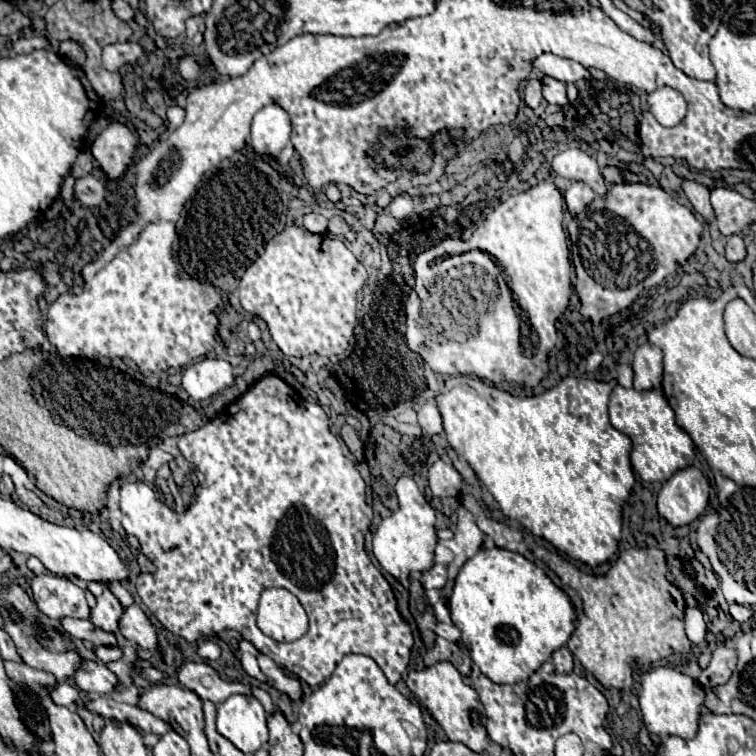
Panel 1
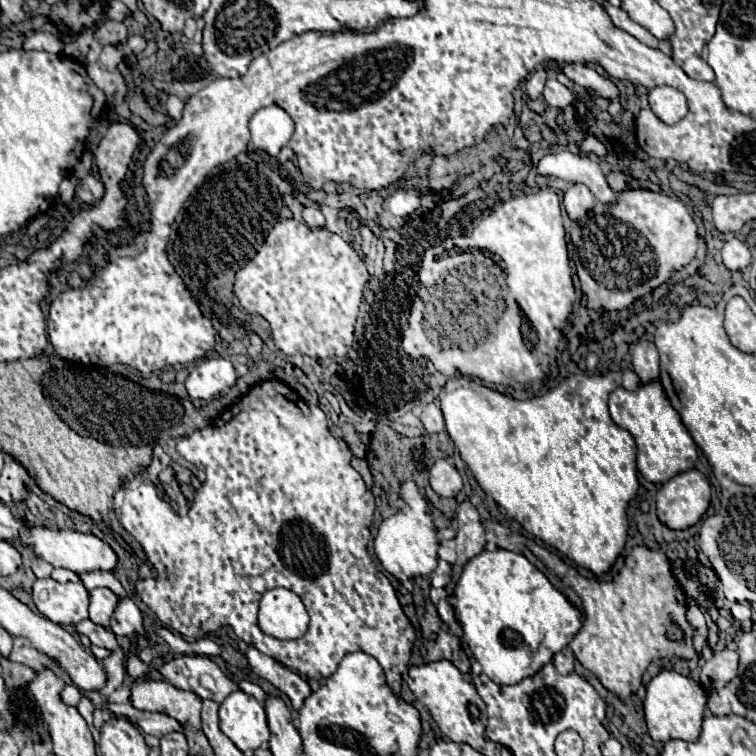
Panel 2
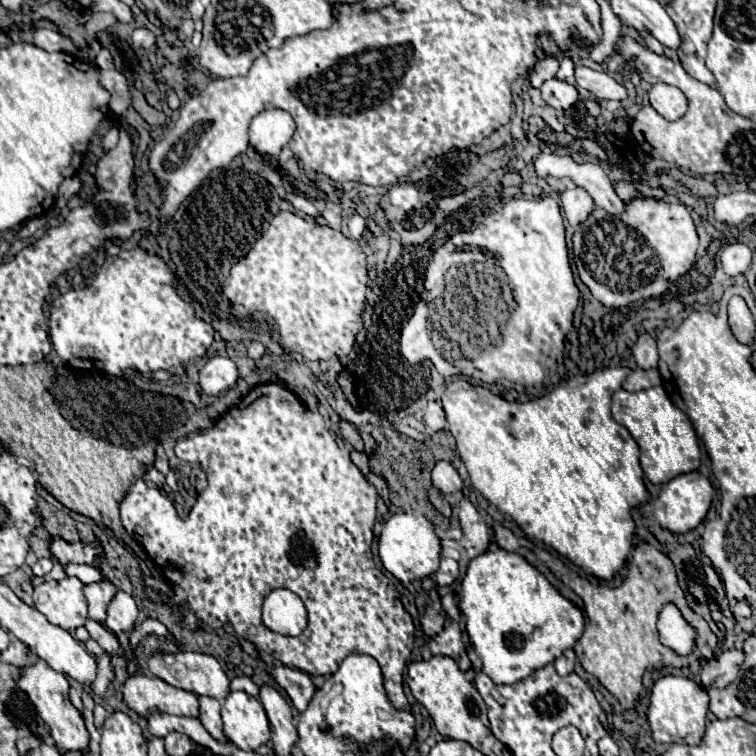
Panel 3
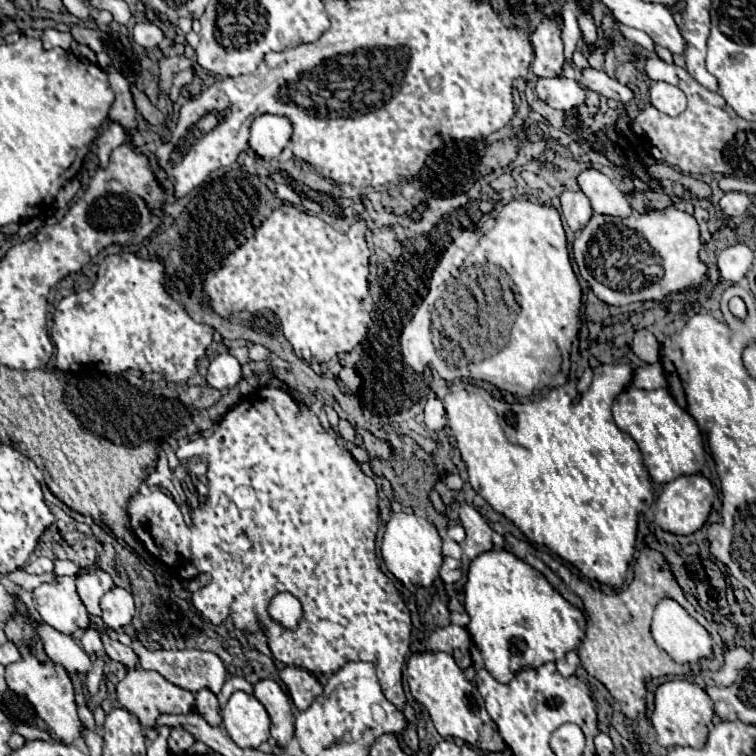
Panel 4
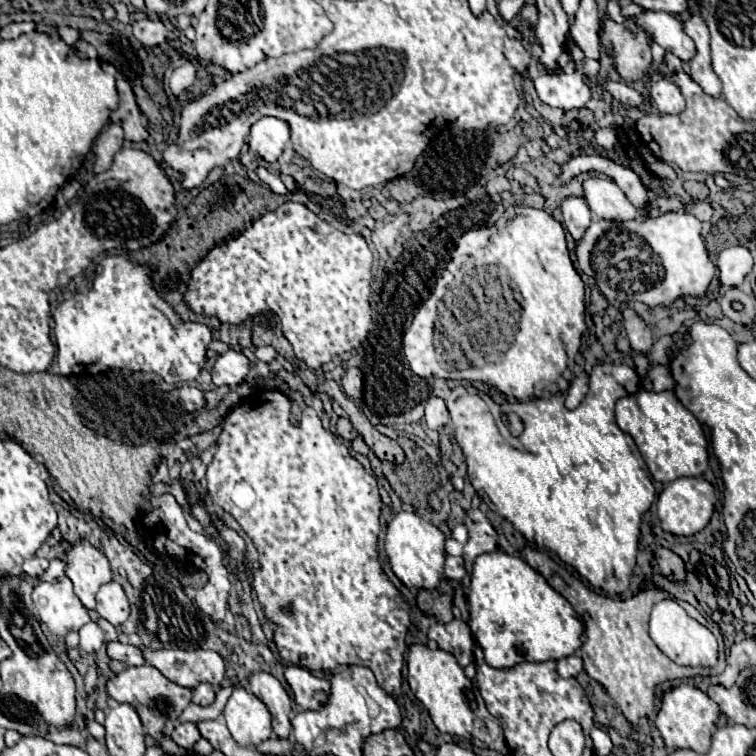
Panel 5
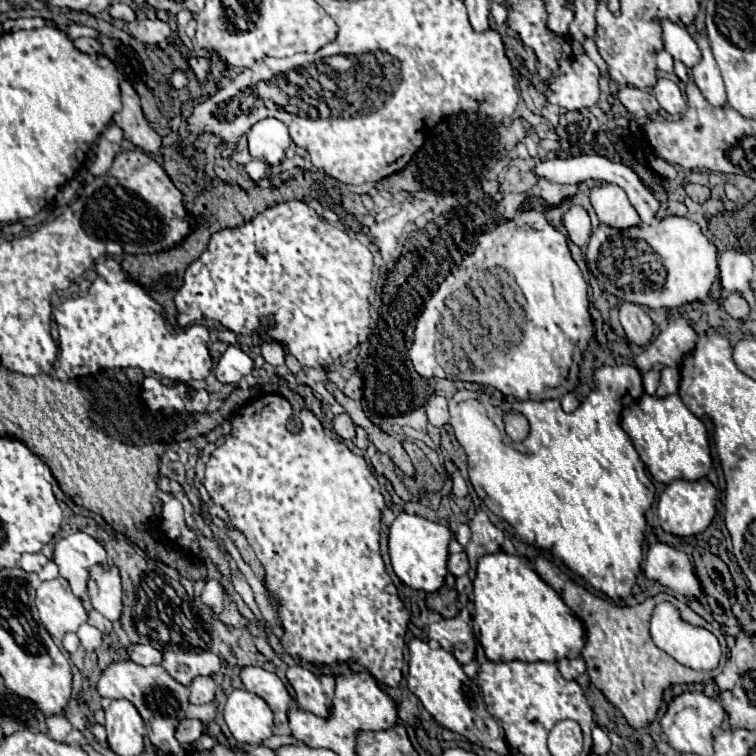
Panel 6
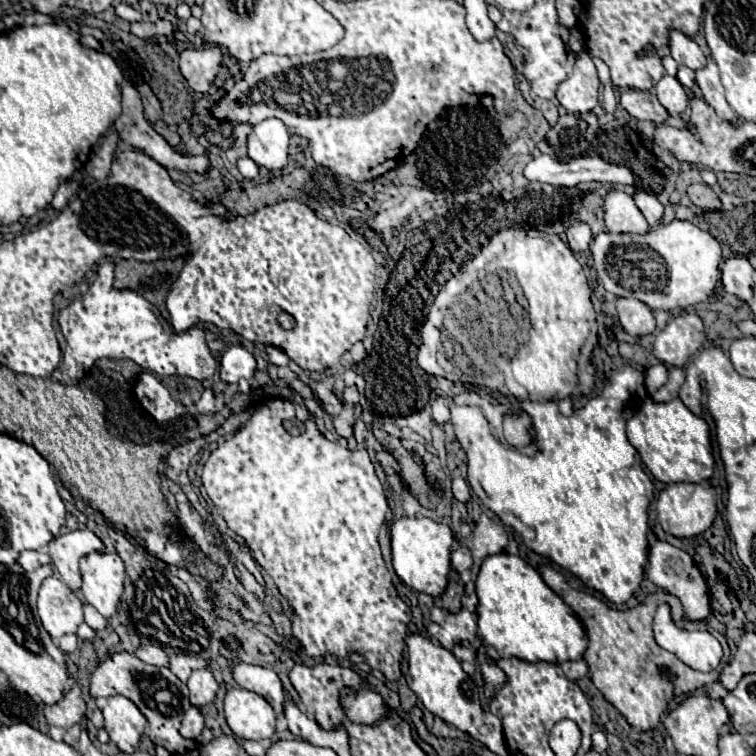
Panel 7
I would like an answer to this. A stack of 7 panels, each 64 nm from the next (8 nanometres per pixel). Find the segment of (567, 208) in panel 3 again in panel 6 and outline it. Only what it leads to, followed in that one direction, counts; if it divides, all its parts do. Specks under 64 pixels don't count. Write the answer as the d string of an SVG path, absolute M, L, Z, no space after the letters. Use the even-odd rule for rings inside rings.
M572 206L564 216L564 228L568 232L568 238L576 246L584 248L588 244L588 240L590 240L590 218L588 218L584 208Z

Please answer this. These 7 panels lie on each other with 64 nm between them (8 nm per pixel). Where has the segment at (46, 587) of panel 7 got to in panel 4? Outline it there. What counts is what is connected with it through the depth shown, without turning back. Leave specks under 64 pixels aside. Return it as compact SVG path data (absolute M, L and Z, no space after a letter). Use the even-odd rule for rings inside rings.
M70 576L40 584L32 590L32 598L40 618L58 632L72 634L78 628L86 628L90 624L90 614L86 612L76 592L74 578Z

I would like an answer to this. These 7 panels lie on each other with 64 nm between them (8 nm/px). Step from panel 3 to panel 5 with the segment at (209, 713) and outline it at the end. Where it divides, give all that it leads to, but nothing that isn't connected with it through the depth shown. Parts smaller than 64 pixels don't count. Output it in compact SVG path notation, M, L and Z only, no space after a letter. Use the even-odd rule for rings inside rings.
M198 684L196 688L192 688L192 702L200 704L200 706L208 706L214 702L214 688L212 684Z

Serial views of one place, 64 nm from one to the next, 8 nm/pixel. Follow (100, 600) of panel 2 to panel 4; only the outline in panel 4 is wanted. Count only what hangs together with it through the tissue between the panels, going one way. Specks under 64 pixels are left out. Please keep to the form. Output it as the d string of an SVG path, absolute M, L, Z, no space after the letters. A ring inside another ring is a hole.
M96 564L90 568L82 568L74 578L76 578L78 596L84 602L86 610L92 616L100 616L100 598L104 592L114 588L110 574Z

